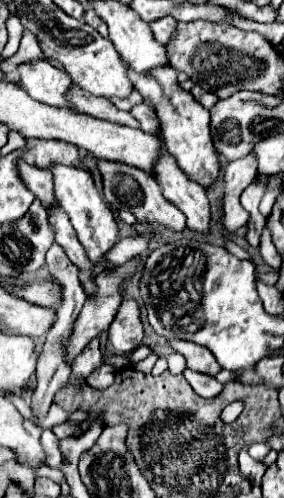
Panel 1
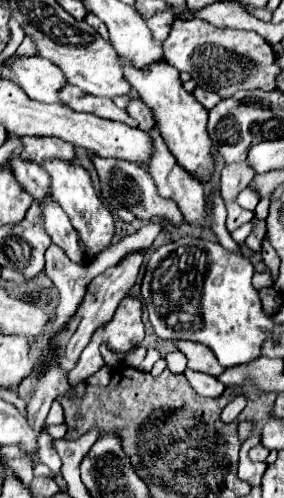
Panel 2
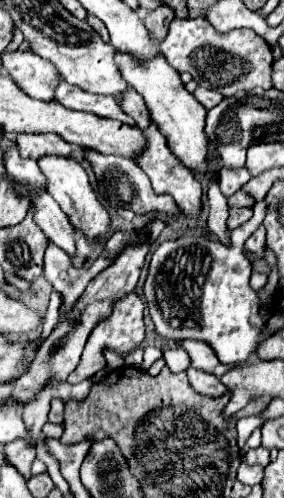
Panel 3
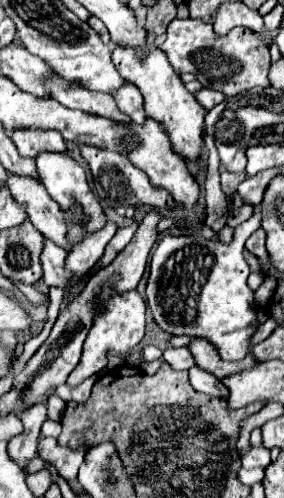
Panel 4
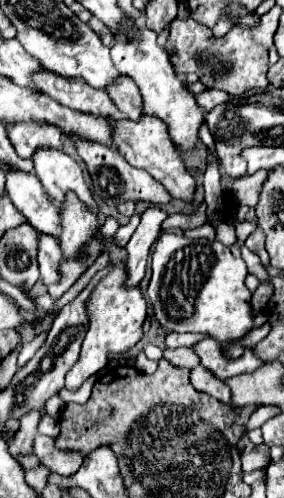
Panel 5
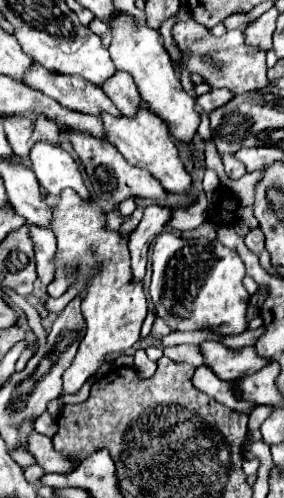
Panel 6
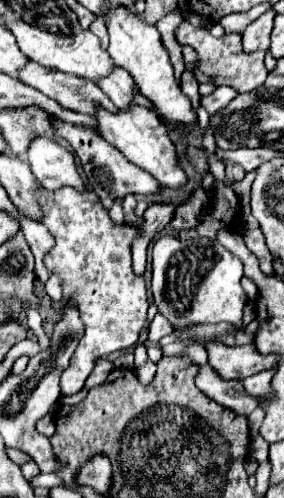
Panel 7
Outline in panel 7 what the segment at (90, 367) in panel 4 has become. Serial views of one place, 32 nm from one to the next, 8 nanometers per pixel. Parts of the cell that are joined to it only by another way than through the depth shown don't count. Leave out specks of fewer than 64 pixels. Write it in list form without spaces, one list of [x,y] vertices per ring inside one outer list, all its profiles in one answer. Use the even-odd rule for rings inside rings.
[[[38,186],[38,200],[44,212],[42,222],[56,238],[56,246],[48,254],[46,266],[52,274],[62,276],[64,296],[70,296],[70,302],[78,302],[80,318],[86,326],[76,354],[72,356],[72,364],[62,373],[60,382],[62,394],[76,394],[84,388],[96,362],[112,352],[132,348],[146,324],[146,284],[142,276],[132,272],[132,254],[128,252],[132,236],[136,236],[136,226],[116,226],[92,190],[80,196],[74,188],[44,192],[44,188]]]

